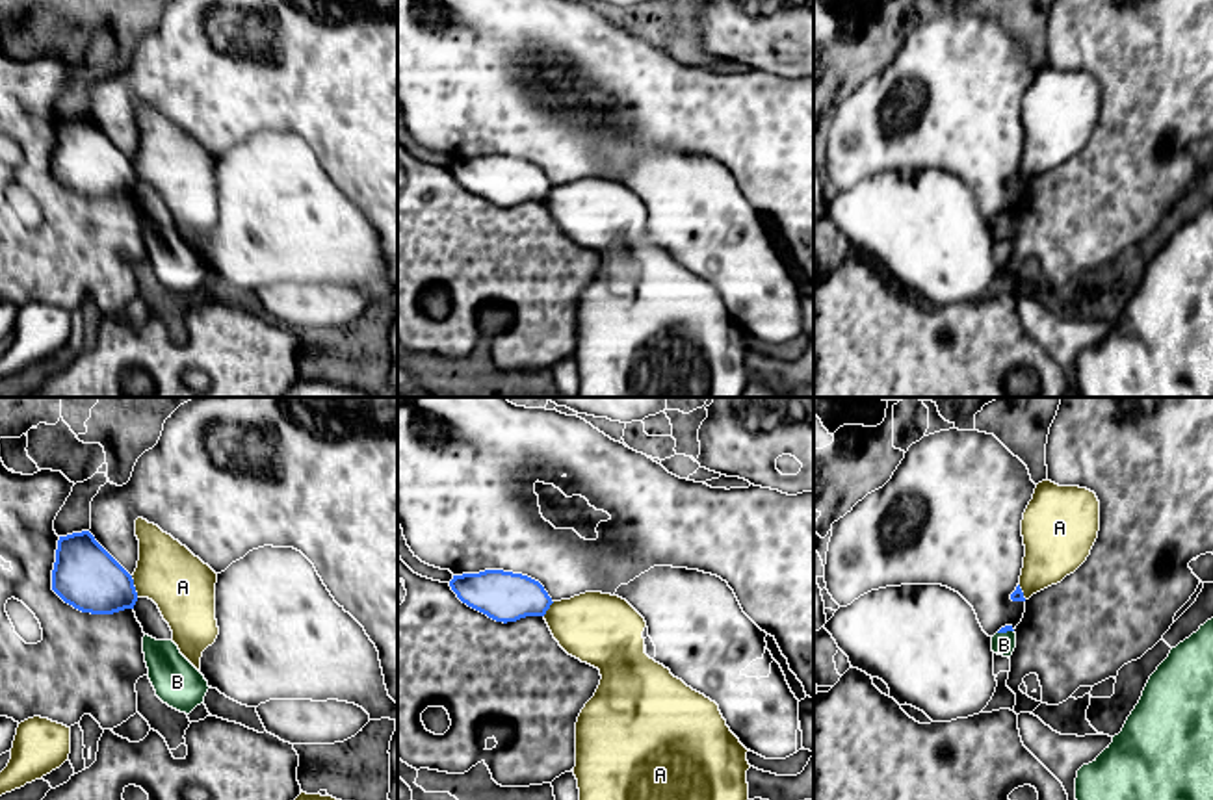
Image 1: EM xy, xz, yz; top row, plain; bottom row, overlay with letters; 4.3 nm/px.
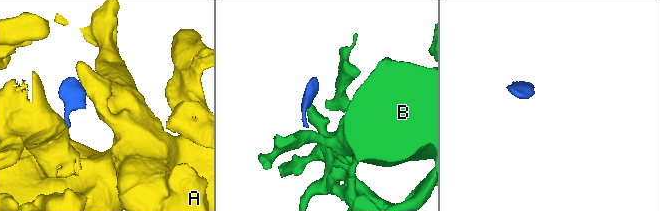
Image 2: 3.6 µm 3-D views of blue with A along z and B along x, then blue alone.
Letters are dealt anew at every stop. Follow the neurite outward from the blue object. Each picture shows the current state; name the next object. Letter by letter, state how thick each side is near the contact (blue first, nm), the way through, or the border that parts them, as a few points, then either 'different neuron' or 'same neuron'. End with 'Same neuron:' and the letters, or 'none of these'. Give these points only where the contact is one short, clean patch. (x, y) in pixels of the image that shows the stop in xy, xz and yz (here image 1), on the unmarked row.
A: calibres 280 and 280 nm; different neuron
B: calibres 30 and 100 nm; border yz (1013, 214), (998, 218); different neuron
Same neuron: none of these

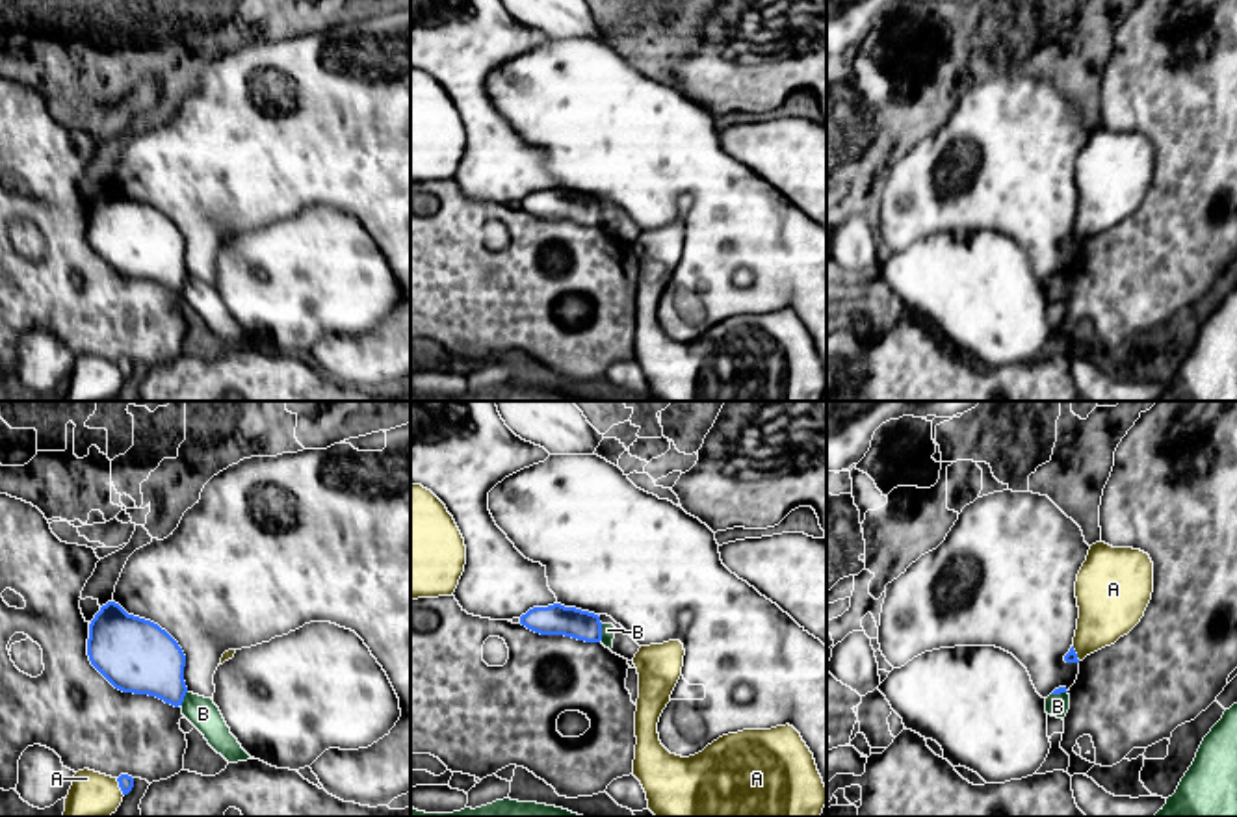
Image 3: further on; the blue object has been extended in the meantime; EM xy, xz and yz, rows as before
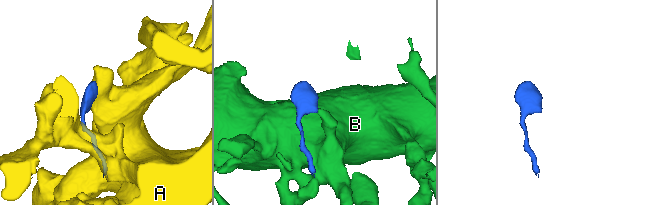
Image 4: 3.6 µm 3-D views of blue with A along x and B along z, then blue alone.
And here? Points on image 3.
A: calibres 60 and 220 nm; different neuron
B: calibres 130 and 60 nm; border xz (602, 208), (602, 221), (598, 225); different neuron
Same neuron: none of these

